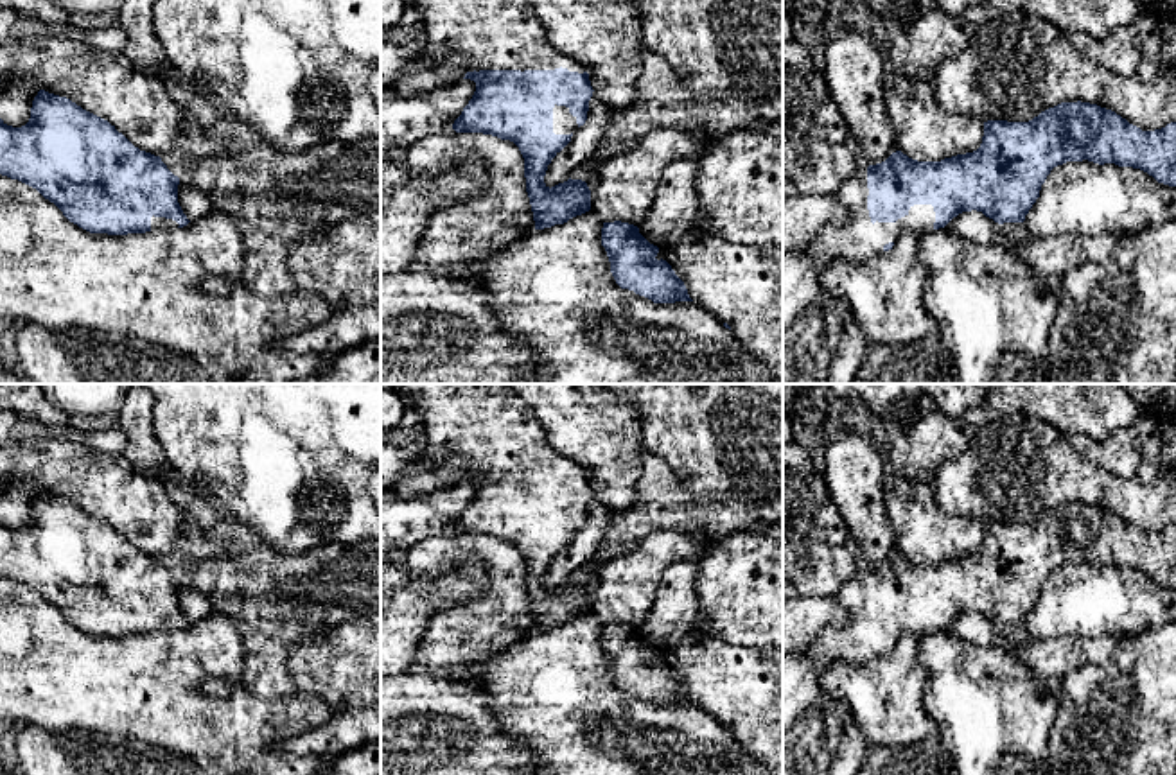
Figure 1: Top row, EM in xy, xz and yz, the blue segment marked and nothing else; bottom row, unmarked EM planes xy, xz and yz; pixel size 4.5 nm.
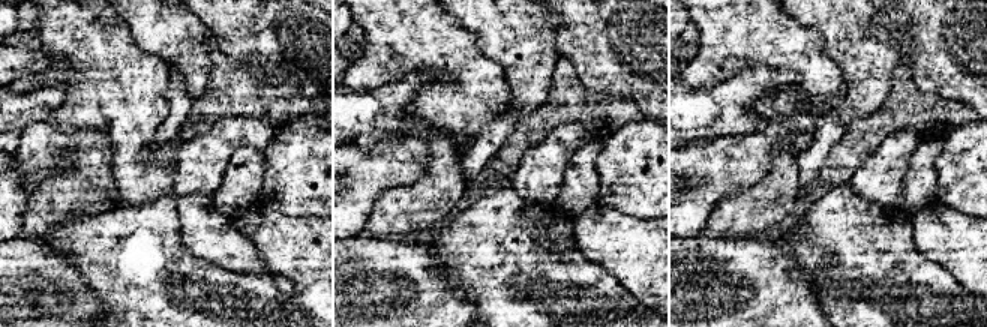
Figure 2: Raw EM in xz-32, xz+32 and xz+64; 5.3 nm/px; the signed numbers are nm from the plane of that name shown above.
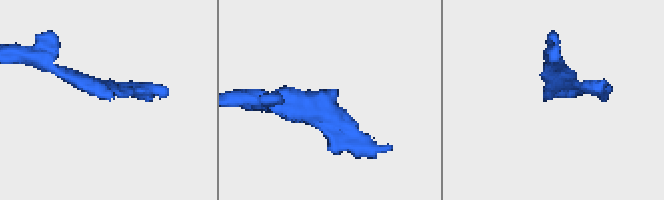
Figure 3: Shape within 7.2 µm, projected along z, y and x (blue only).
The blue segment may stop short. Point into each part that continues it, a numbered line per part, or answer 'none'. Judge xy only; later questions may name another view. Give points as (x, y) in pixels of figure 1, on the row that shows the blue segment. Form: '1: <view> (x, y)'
1: xy (157, 223)

